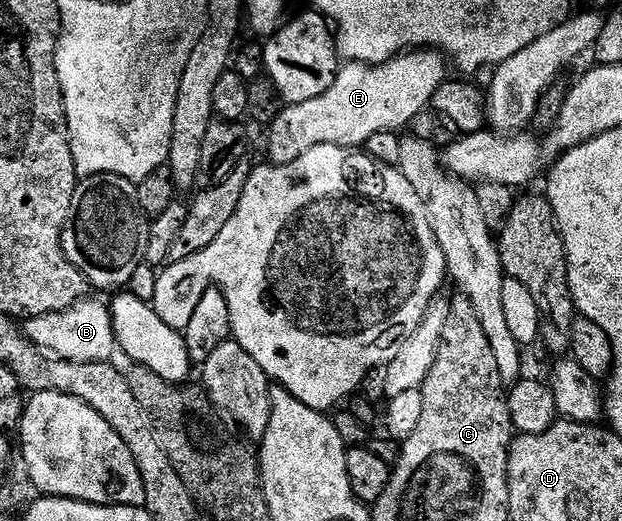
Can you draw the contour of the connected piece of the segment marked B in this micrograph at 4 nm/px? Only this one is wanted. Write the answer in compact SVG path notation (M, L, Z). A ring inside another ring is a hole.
M76 302L58 314L44 314L28 319L23 333L46 354L60 358L63 362L107 362L118 353L118 344L112 328L110 307L104 302Z

